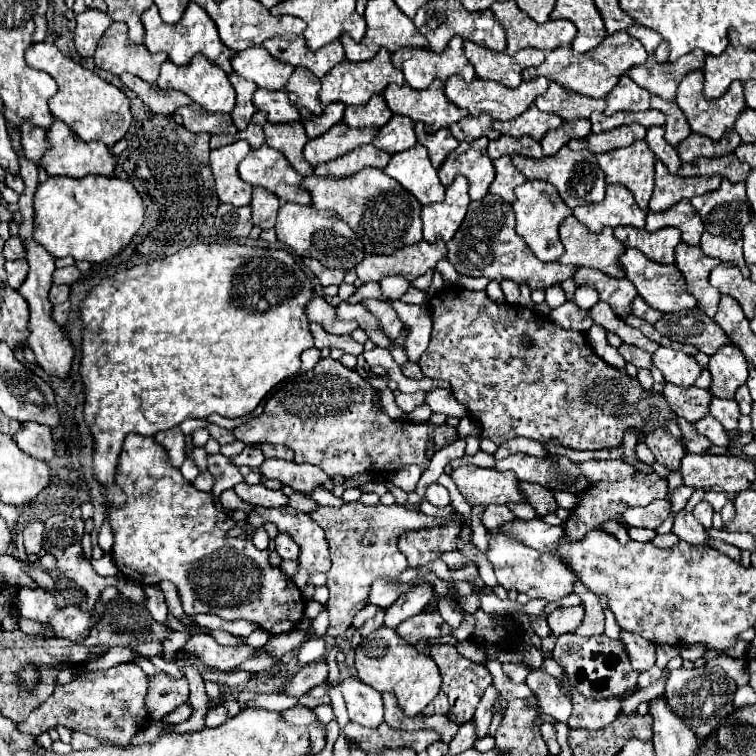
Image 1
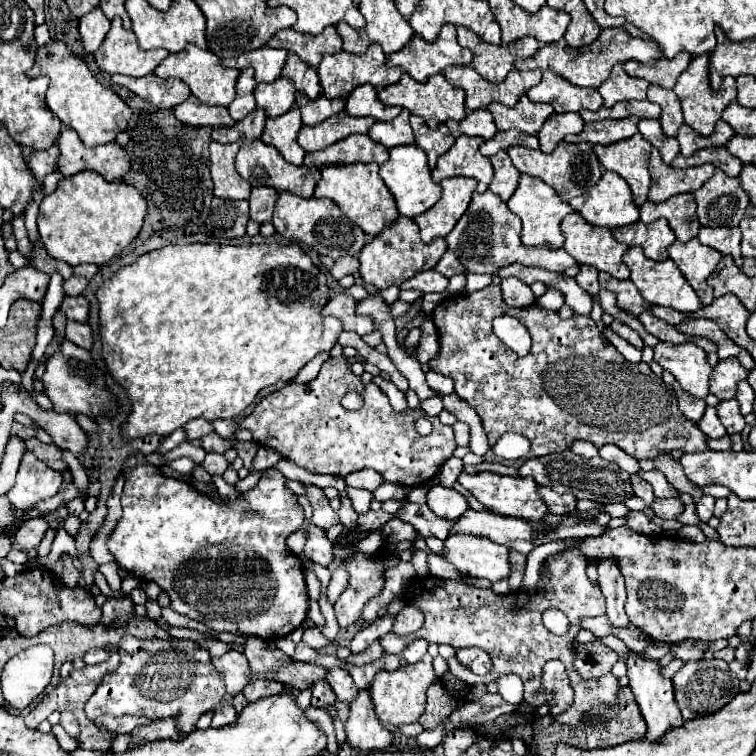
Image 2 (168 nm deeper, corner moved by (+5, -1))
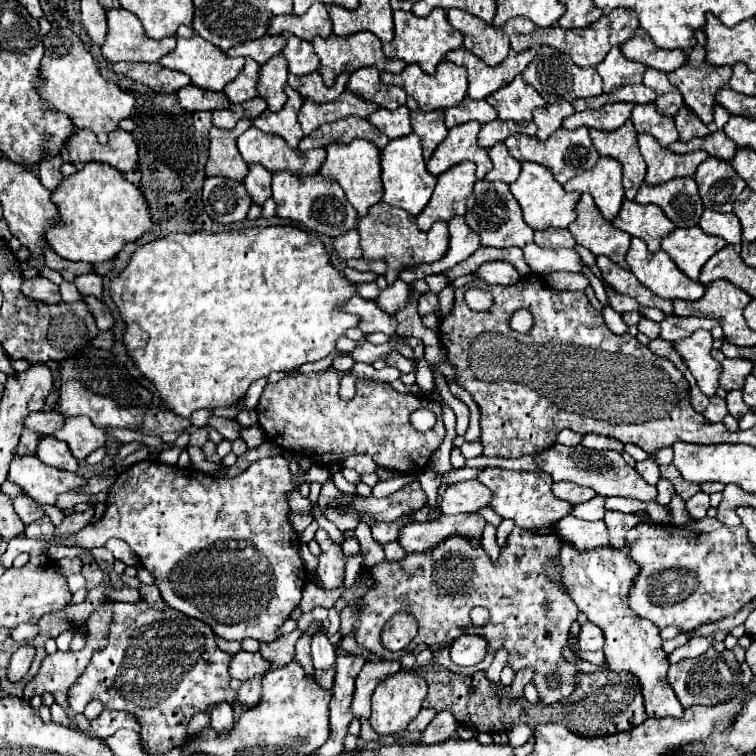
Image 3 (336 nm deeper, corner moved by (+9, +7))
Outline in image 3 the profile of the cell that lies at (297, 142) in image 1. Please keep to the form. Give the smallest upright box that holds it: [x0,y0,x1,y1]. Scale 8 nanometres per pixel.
[252,86,302,150]

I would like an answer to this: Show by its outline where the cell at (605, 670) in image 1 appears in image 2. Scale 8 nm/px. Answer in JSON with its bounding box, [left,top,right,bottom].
[574,640,618,678]

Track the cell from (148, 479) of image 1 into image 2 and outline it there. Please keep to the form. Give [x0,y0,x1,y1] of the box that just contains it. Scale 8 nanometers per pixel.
[106,454,308,640]

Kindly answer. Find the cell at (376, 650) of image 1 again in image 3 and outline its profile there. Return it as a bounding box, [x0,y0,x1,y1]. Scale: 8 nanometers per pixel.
[370,670,428,736]

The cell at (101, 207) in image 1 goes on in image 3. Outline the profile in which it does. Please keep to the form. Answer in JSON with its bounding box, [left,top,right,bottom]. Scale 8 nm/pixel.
[46,162,150,264]

